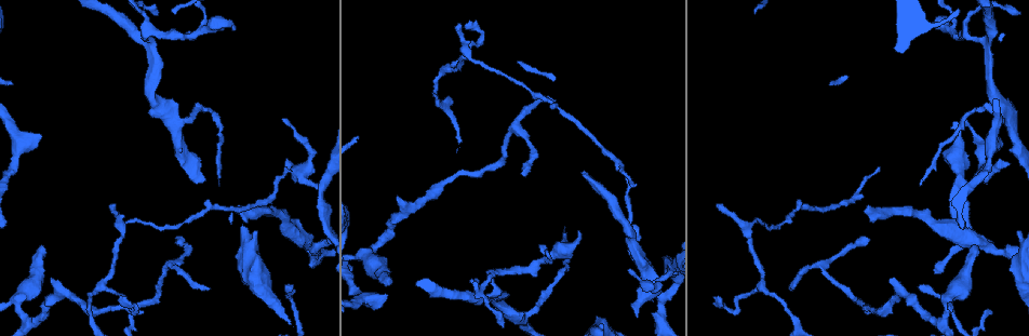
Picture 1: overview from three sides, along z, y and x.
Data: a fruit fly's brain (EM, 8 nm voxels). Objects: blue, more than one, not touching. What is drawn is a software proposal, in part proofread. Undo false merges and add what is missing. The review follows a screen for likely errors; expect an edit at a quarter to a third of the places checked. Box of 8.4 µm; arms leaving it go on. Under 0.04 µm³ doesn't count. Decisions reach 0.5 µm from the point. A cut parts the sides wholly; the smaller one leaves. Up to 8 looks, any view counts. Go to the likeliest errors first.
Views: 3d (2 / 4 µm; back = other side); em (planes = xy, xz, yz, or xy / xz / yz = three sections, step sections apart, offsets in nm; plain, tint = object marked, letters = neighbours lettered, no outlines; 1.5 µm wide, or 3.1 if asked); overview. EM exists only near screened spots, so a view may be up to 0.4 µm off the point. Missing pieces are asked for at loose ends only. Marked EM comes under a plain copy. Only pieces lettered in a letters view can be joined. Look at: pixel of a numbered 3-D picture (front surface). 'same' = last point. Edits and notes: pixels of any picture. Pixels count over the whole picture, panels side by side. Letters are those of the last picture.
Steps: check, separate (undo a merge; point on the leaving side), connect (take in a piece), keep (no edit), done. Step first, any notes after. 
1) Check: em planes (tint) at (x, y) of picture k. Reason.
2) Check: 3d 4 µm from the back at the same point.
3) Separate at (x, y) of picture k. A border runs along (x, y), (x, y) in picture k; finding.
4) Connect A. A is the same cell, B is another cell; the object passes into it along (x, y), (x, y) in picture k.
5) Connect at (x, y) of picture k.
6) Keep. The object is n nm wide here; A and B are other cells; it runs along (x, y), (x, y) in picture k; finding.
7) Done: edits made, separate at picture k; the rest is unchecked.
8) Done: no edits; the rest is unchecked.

Check: em planes (letters) at (582, 174) of picture 1. Long arm stops here.

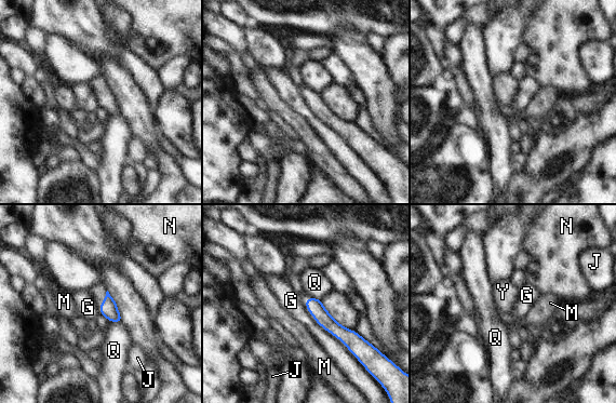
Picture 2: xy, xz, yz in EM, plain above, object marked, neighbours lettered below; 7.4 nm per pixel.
Connect Y. The object is 120 nm wide here; Y is the same cell, G, J, M, N and Q are other cells; the object passes into it along (108, 308), (104, 298), (99, 291) in picture 2; the neuron continues.

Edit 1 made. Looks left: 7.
Check: overview.

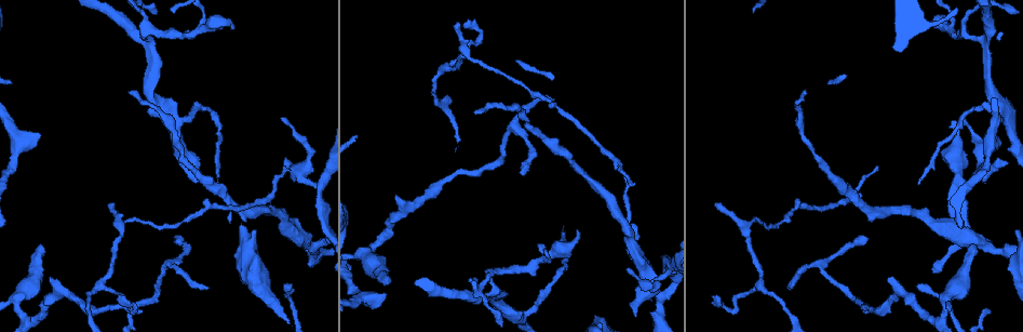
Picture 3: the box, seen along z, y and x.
Check: 3d 2 µm at (112, 202) of picture 3. Tapers out.

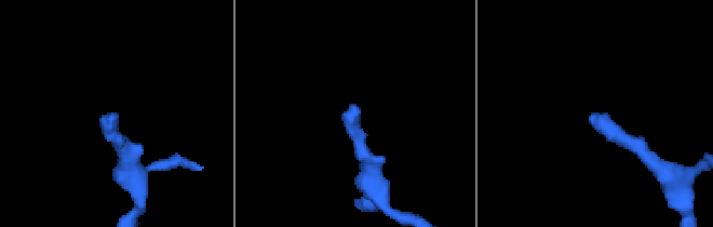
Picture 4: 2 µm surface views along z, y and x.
Check: em planes (letters) at (356, 108) of picture 4.

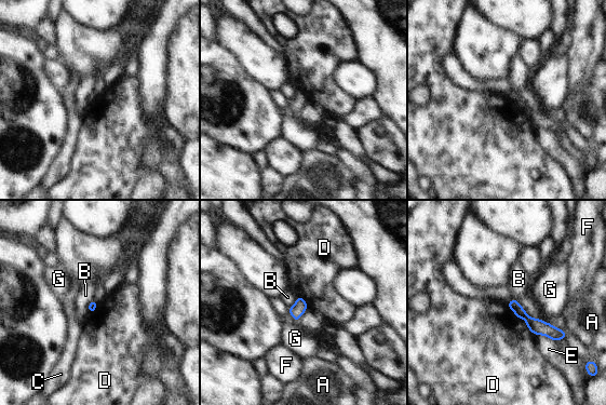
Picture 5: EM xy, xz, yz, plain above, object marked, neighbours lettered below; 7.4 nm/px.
Keep. A, B, C, D, E, F and G are other cells; it runs along (511, 304), (534, 325), (563, 336) in picture 5; none of them fits.

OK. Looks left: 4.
Check: em xy step 8 (letters) at (40, 246) of picture 3. Free end.

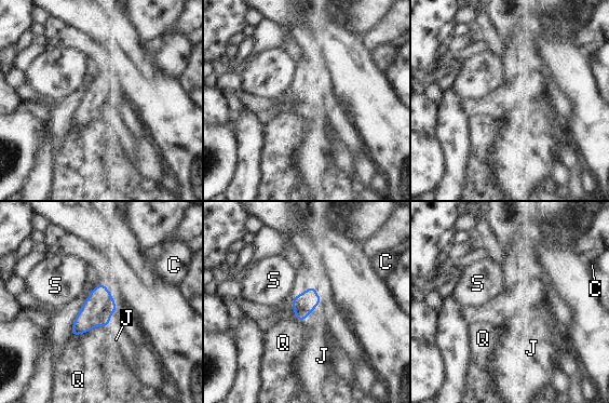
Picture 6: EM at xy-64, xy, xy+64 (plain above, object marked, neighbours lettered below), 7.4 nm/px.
Keep. The longest contact is with Q, 280 nm; C, J, Q and S are other cells; a border runs along (311, 285), (293, 297) in picture 6; none of them fits.

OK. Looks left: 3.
Done: edits made, connect at picture 2; the rest is unchecked.

